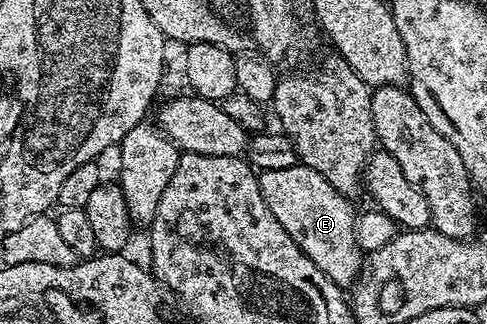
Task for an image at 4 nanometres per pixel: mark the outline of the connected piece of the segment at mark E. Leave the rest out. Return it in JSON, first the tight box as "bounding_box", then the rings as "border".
{"bounding_box":[258,165,365,289],"border":[[[296,165],[289,169],[269,169],[268,171],[258,172],[259,184],[261,185],[261,197],[265,197],[265,205],[273,209],[273,217],[281,221],[281,229],[297,241],[297,245],[321,269],[321,273],[334,281],[341,289],[347,289],[358,280],[360,270],[365,262],[365,255],[359,248],[355,239],[355,225],[357,220],[357,211],[351,208],[352,200],[346,195],[337,193],[321,173],[302,165]]]}

